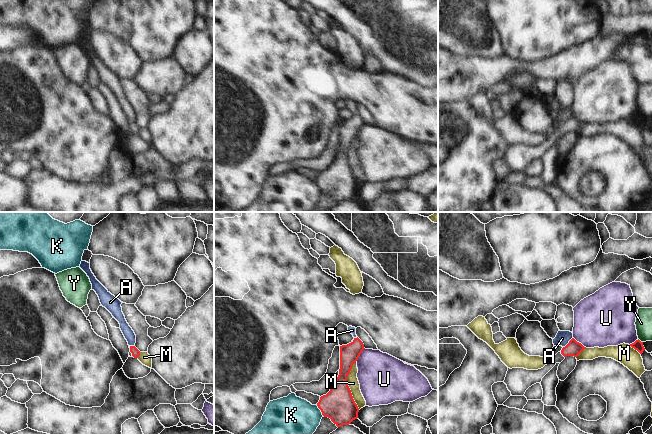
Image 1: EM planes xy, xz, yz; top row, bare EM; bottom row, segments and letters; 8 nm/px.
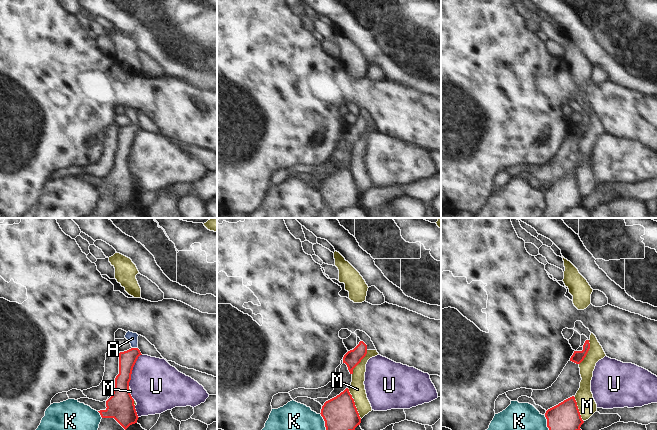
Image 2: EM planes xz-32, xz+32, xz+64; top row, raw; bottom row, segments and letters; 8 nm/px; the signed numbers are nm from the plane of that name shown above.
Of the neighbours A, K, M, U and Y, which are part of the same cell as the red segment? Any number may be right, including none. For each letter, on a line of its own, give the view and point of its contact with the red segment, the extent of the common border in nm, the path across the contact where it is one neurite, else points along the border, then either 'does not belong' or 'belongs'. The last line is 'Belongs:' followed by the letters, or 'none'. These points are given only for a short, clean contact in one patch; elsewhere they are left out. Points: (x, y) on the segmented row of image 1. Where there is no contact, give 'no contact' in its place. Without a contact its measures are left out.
A: yz (569, 342) | 120 nm | along yz (572, 337), (563, 347) | does not belong
K: xz (320, 409) | 110 nm | does not belong
M: xz (347, 385) | 400 nm | does not belong
U: yz (580, 343) | 140 nm | along yz (573, 337), (586, 347) | does not belong
Y: yz (639, 340) | 50 nm | along yz (638, 338), (642, 342) | does not belong
Belongs: none

